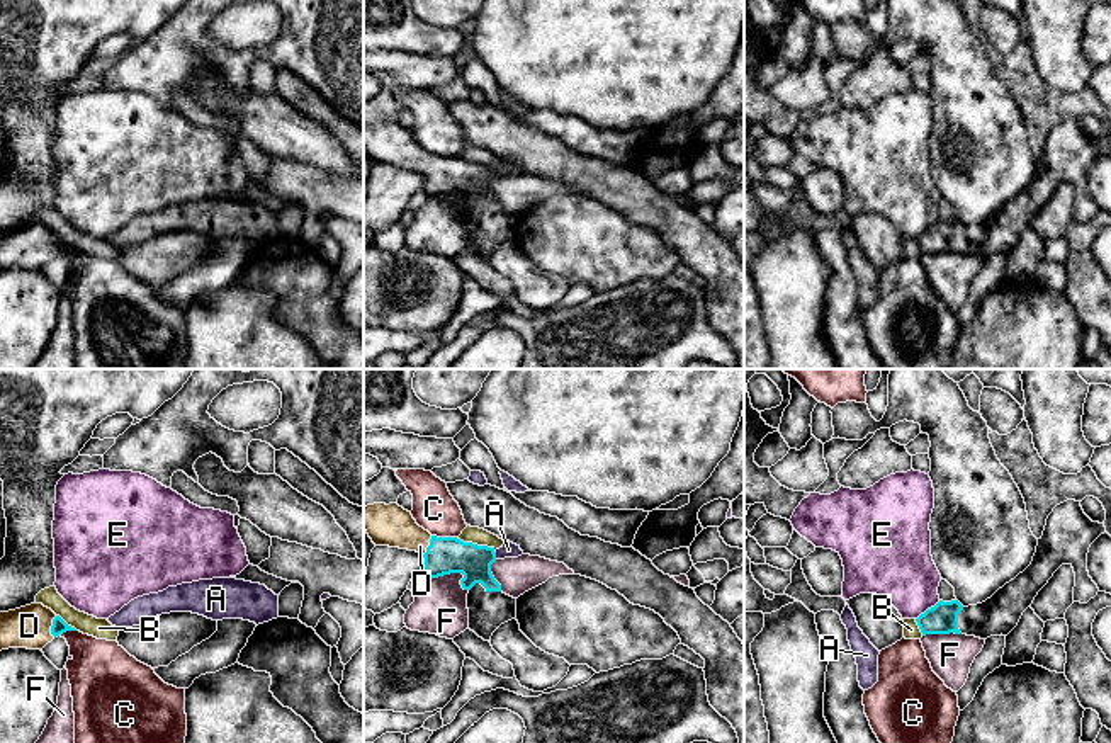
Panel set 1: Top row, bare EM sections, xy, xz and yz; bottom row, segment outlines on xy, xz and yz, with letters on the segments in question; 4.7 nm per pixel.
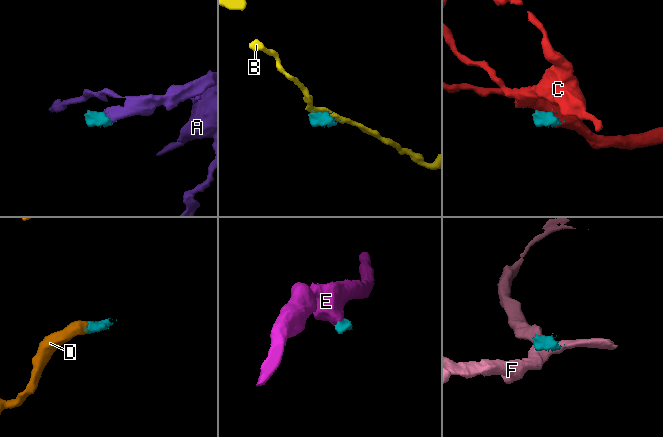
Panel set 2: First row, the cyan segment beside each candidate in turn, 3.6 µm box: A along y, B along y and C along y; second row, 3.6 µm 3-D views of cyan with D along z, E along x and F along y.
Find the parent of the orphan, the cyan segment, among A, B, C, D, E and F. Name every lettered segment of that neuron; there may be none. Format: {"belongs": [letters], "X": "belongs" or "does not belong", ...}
{"belongs": ["A", "D"], "A": "belongs", "B": "does not belong", "C": "does not belong", "D": "belongs", "E": "does not belong", "F": "does not belong"}

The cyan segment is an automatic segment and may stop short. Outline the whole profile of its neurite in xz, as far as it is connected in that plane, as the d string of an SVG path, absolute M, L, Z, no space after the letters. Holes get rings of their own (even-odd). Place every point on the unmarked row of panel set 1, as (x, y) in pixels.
M398 122L364 126L364 148L375 165L420 172L425 177L423 189L428 197L462 192L460 204L469 211L469 248L484 260L491 260L501 243L516 238L516 218L501 211L491 184L496 179L522 175L520 165L505 160L499 168L494 168L457 156L431 155Z

